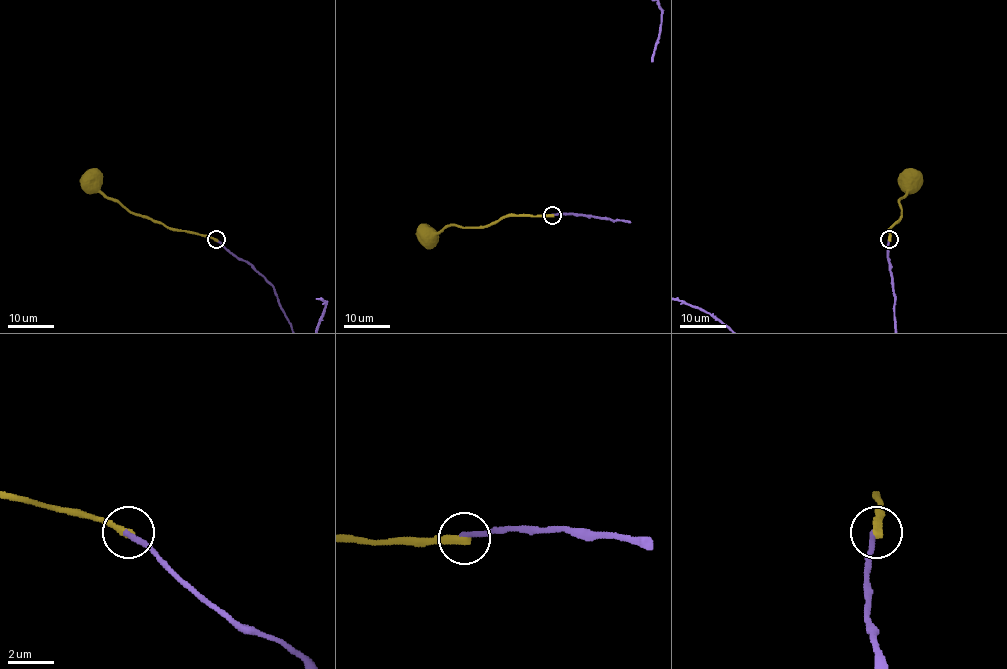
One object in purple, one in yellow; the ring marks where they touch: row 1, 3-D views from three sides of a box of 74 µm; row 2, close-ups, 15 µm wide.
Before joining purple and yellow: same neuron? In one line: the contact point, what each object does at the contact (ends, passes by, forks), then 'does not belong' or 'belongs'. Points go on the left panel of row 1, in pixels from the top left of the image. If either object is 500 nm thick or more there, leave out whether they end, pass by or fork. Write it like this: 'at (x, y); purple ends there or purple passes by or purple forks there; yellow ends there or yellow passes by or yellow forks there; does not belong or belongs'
at (216, 239); purple ends there; yellow ends there; does not belong

